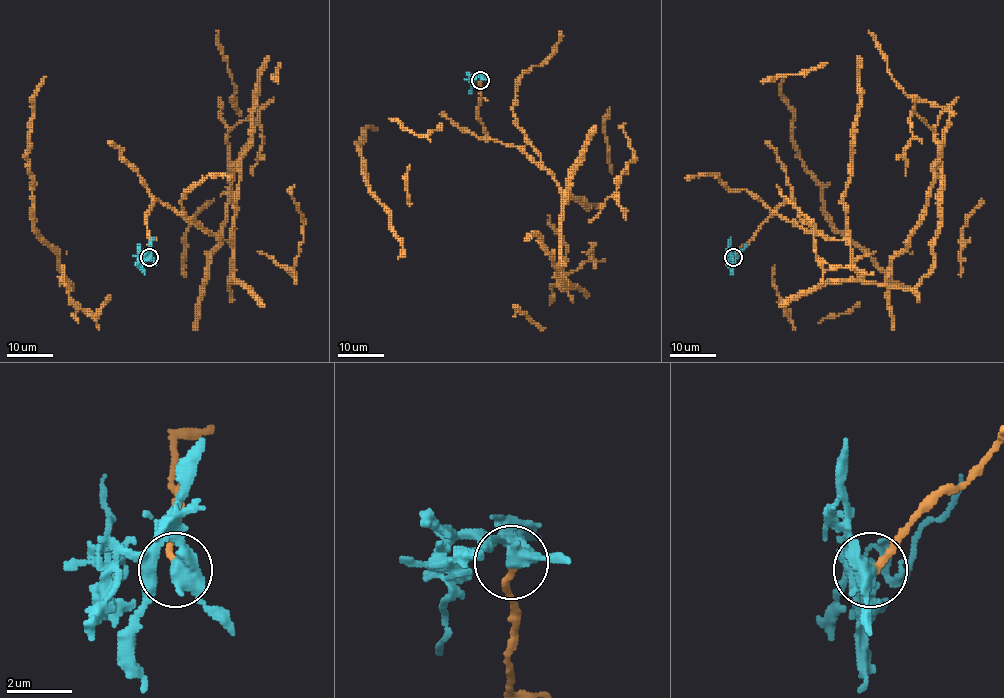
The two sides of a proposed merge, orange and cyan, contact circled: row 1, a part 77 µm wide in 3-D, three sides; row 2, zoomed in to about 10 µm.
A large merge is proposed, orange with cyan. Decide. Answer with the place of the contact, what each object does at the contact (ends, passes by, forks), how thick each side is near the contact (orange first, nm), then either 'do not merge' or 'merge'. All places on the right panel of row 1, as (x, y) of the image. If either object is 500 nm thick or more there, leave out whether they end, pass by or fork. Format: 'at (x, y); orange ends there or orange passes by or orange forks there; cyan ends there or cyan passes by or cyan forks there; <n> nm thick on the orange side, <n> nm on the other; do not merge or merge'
at (733, 257); orange ends there; cyan passes by; 200 nm thick on the orange side, 460 nm on the other; do not merge

